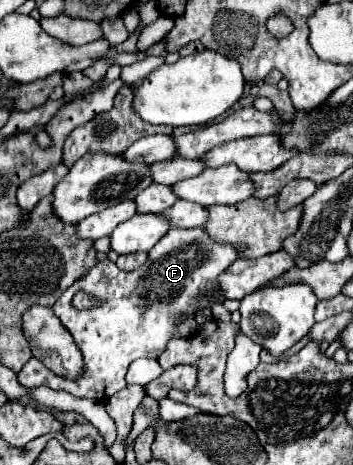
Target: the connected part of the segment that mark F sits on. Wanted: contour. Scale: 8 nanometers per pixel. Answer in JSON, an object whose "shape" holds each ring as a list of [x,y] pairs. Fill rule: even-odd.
{"shape":[[[169,229],[149,251],[147,263],[131,273],[121,271],[111,261],[99,261],[53,305],[55,315],[61,319],[61,323],[67,323],[69,333],[83,353],[83,375],[77,379],[55,375],[33,357],[19,371],[19,383],[25,389],[45,385],[49,389],[67,391],[79,399],[93,399],[97,403],[111,399],[117,391],[127,387],[127,367],[135,359],[157,359],[163,353],[169,339],[177,335],[177,325],[185,319],[185,313],[195,313],[213,303],[209,301],[213,295],[219,295],[217,303],[225,301],[223,291],[219,291],[217,277],[237,257],[237,247],[211,241],[203,229]],[[79,289],[99,297],[103,301],[101,309],[77,311],[71,305],[71,299]]]}

